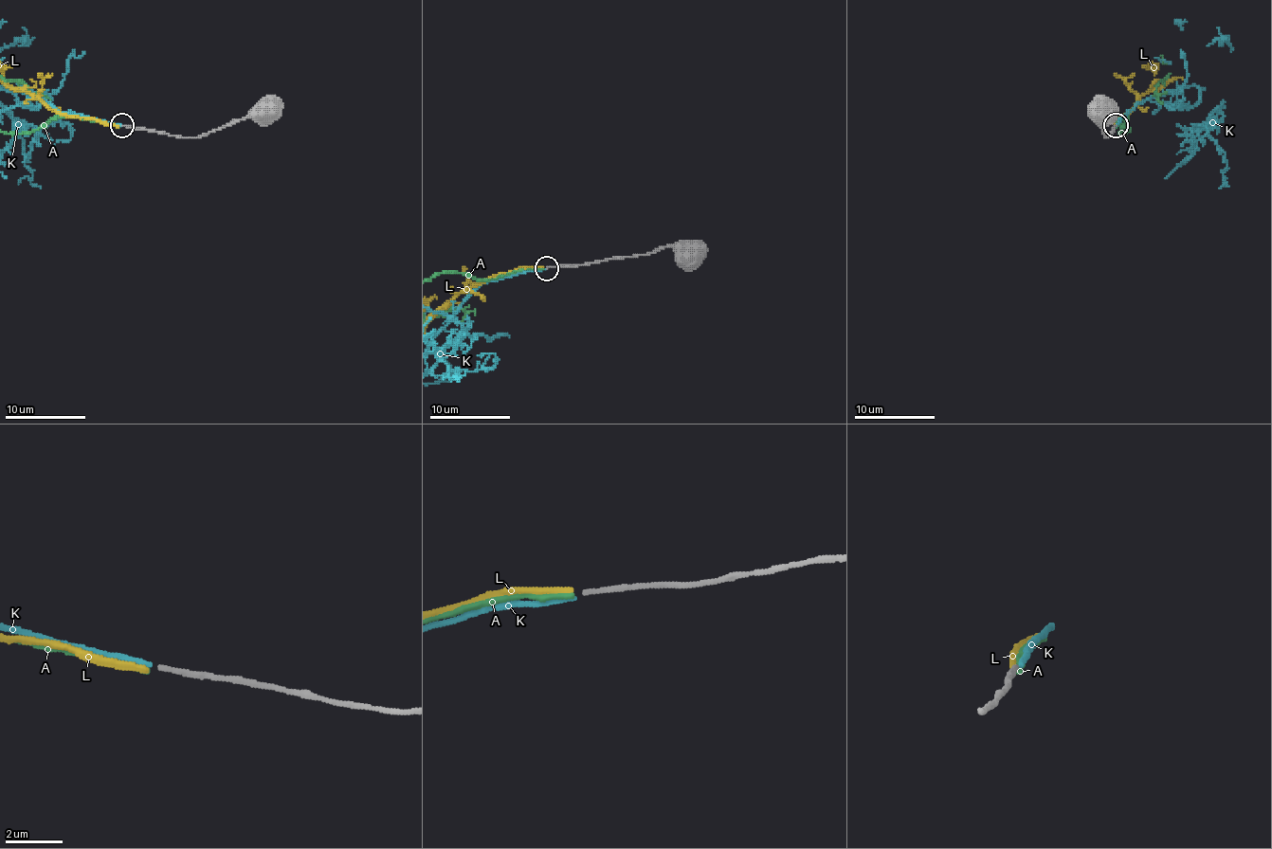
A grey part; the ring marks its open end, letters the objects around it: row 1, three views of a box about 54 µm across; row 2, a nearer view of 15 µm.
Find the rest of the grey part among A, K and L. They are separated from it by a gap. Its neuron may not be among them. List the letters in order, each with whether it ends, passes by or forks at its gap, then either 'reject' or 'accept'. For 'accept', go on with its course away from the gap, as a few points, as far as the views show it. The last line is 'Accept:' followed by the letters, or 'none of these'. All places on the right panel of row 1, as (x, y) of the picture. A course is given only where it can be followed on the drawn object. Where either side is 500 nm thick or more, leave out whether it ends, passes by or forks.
A: it ends; reject
K: it ends; reject
L: it ends; reject
Accept: none of these

